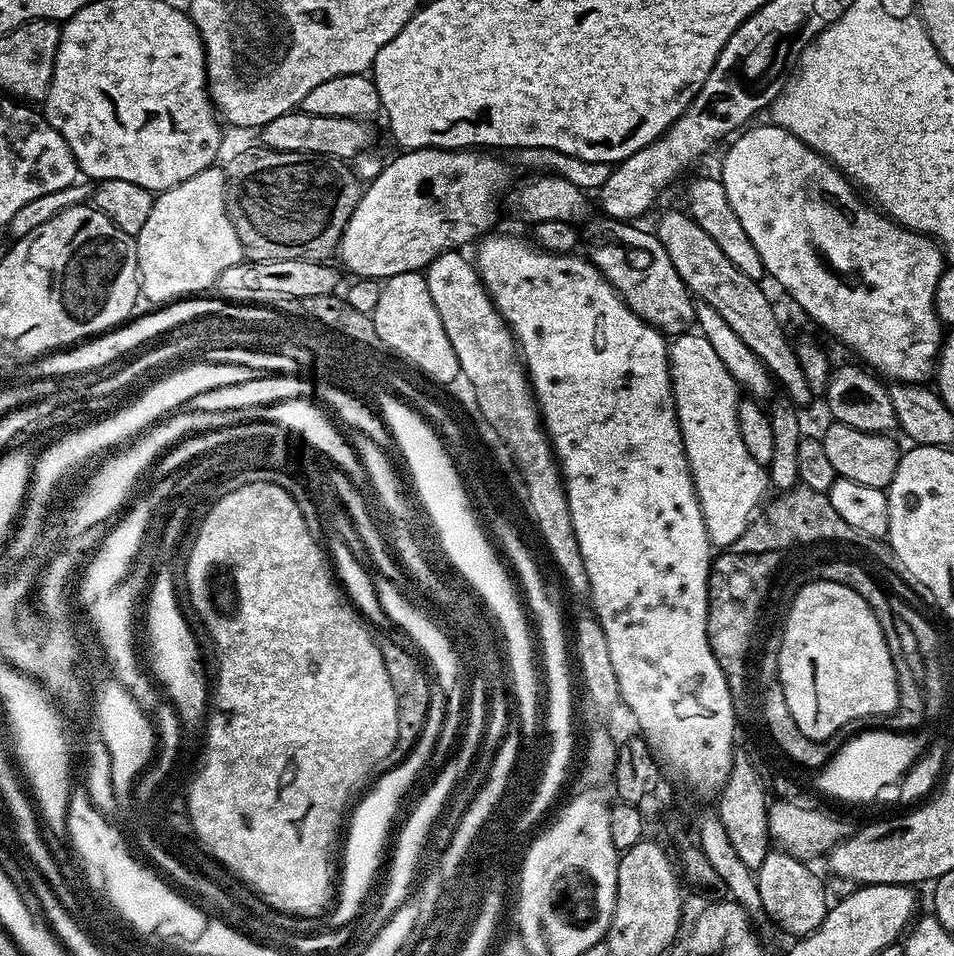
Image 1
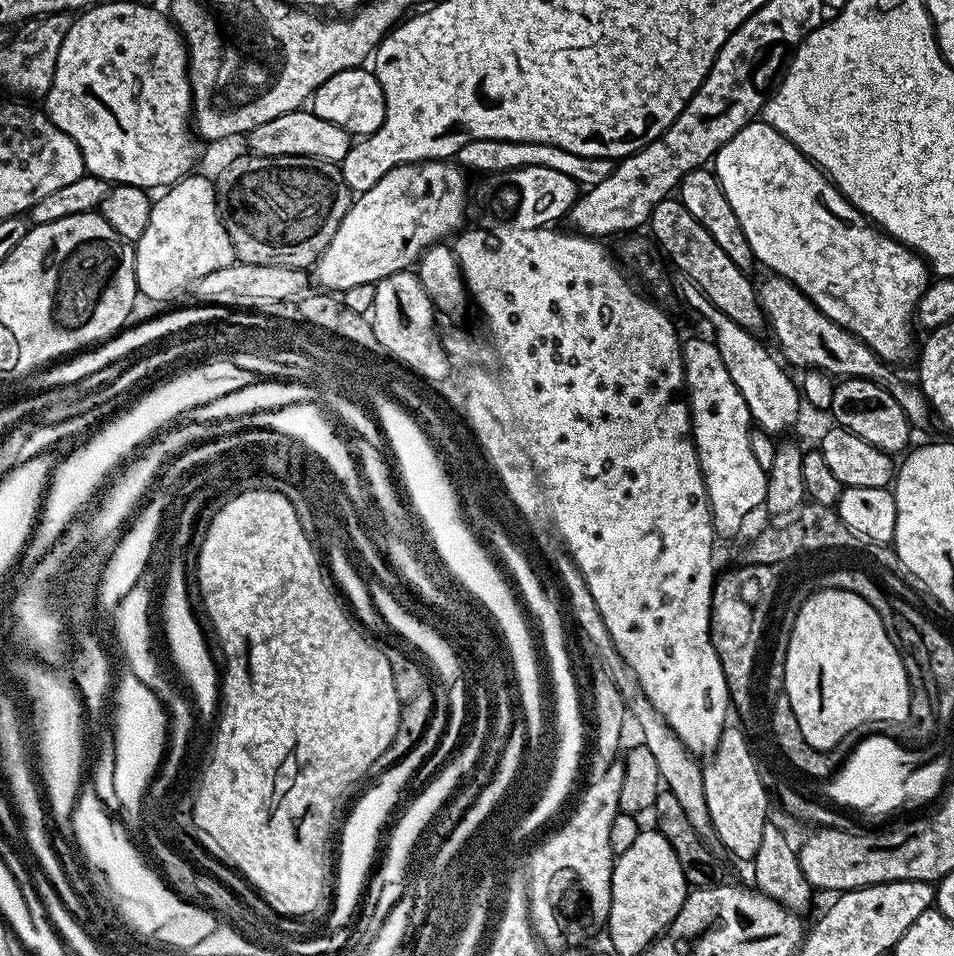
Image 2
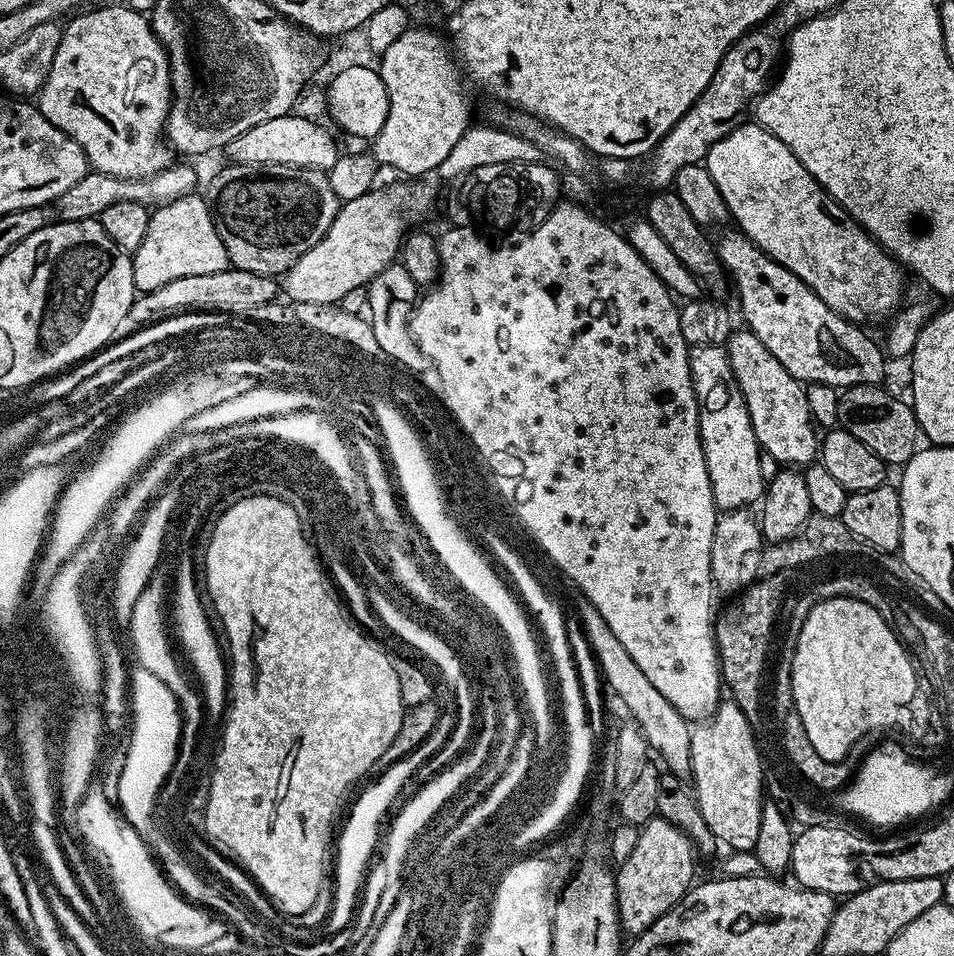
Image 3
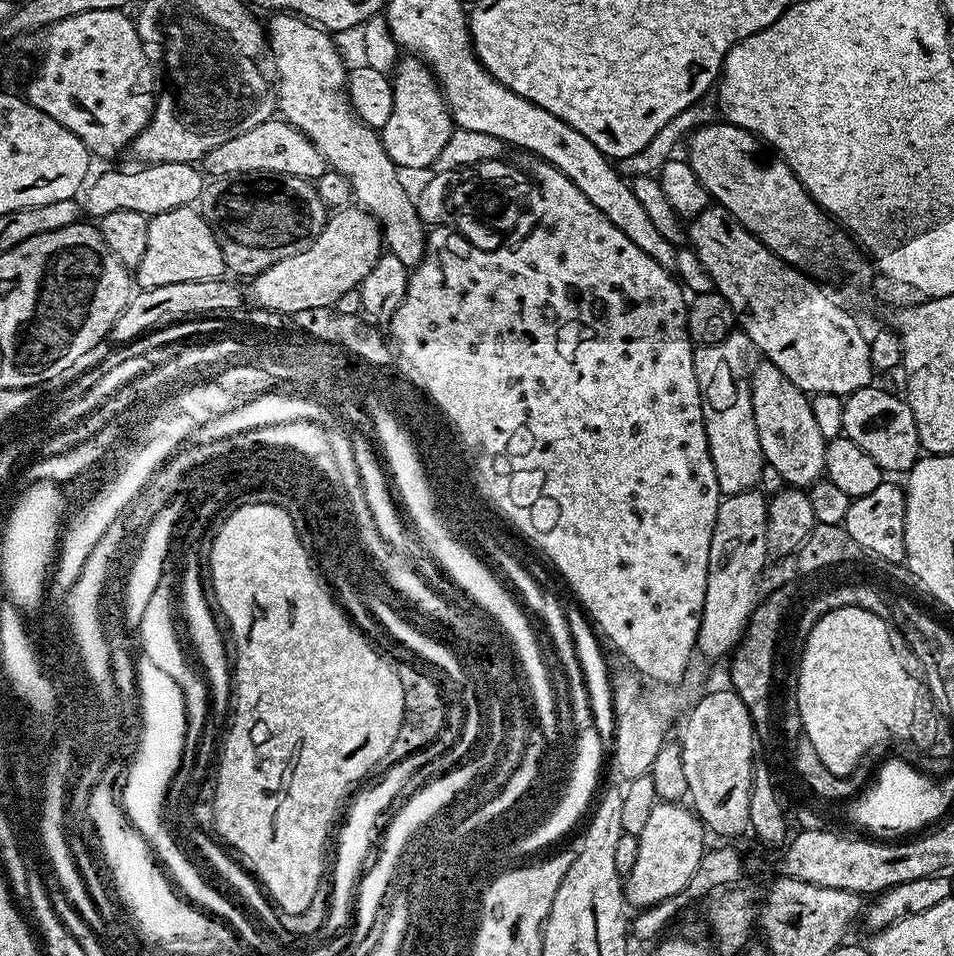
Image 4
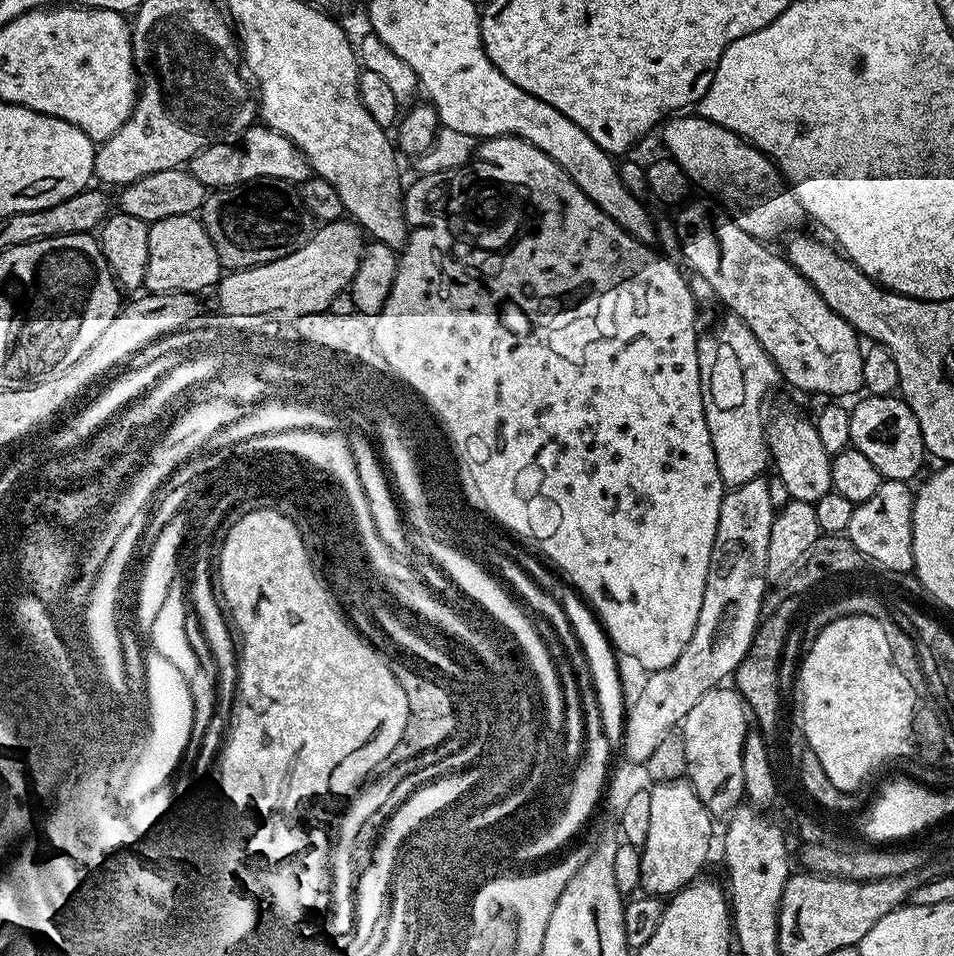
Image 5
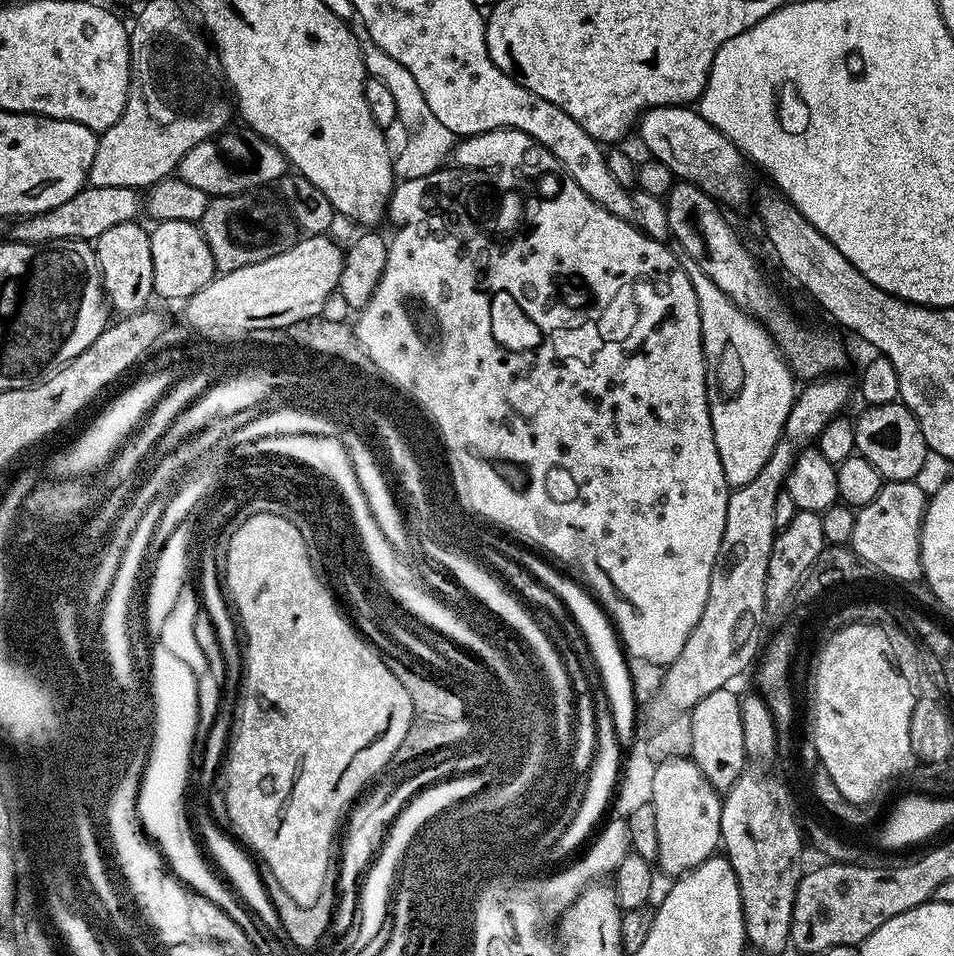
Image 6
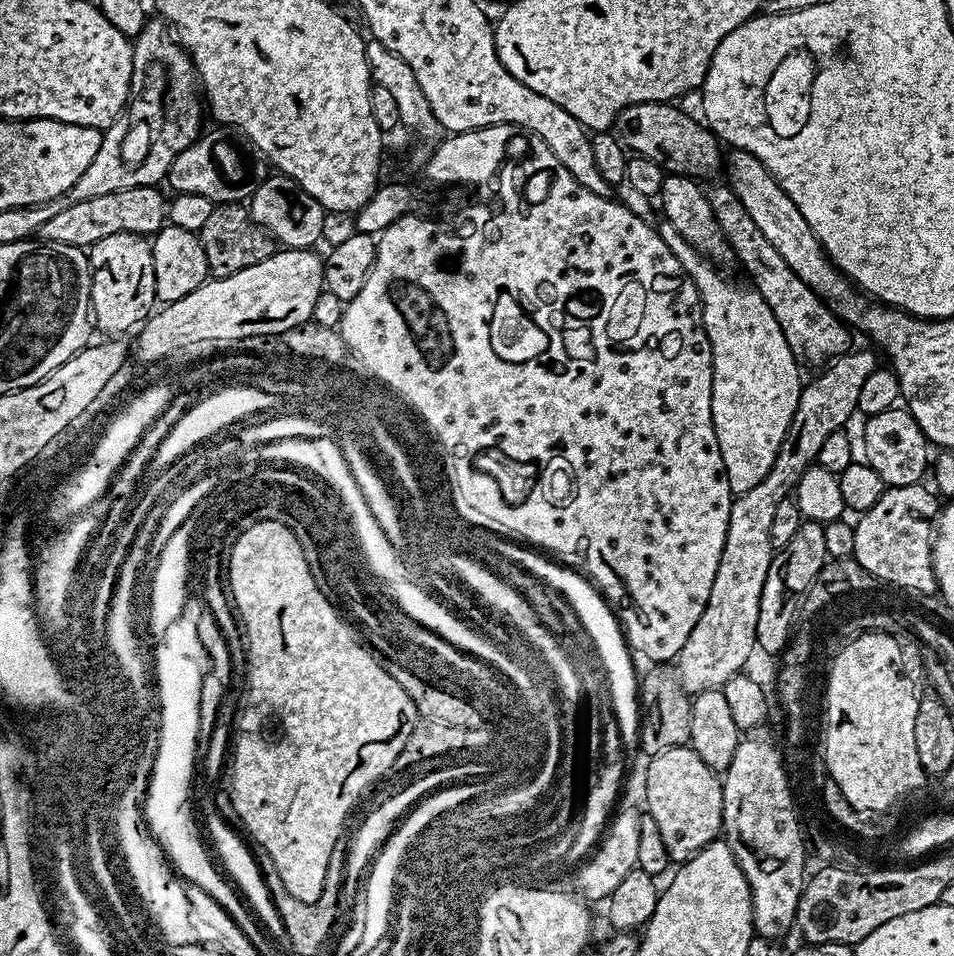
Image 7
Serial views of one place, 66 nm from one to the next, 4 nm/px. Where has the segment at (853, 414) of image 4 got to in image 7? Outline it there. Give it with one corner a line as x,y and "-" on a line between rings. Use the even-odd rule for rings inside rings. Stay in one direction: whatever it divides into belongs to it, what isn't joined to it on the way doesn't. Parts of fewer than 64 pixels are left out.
897,406
890,410
882,410
882,414
874,414
863,421
864,424
864,456
863,459
874,470
878,470
878,478
889,488
910,486
921,483
930,468
928,448
930,441
924,437
918,422
909,414
907,407

